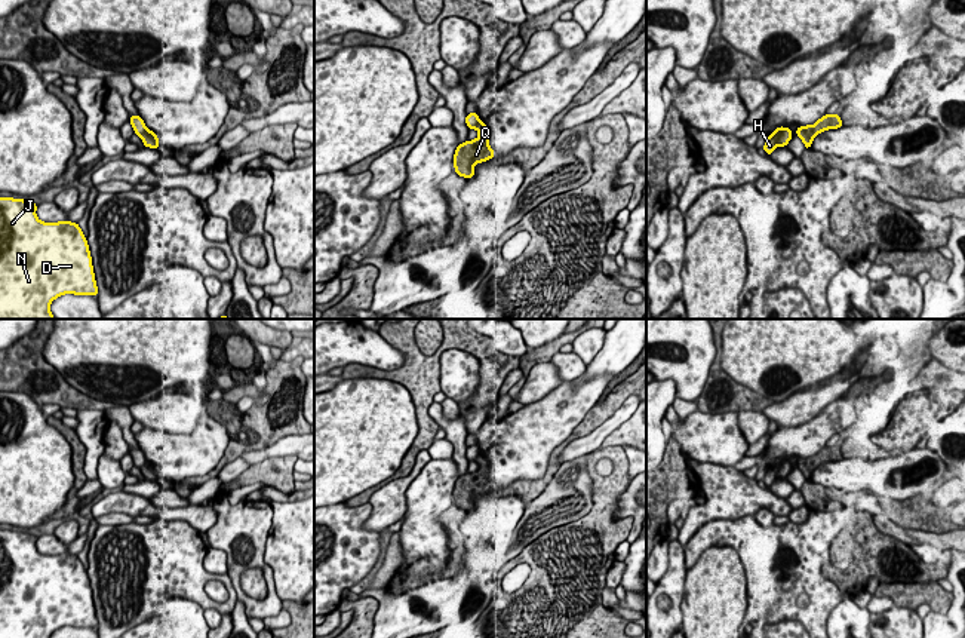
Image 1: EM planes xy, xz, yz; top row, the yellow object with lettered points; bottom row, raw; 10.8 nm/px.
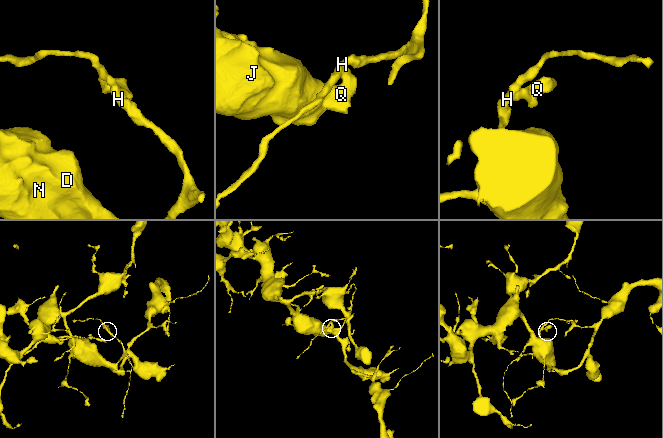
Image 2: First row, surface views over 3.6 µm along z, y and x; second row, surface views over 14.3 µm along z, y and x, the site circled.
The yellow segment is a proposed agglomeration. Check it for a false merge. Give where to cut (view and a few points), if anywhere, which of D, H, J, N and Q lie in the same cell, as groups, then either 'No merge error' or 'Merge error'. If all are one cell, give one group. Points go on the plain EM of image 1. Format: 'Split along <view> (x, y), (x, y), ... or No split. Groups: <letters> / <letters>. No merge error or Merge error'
Split along yz (784, 460), (777, 469), (776, 477). Groups: D H J N / Q. Merge error

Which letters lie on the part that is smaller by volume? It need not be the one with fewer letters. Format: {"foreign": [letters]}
{"foreign": ["Q"]}

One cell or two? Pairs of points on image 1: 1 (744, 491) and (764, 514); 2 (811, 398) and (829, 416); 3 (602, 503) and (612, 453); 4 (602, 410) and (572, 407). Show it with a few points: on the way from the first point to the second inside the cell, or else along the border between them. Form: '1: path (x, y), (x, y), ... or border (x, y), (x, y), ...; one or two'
1: border (774, 514), (761, 508), (753, 515); two
2: border (832, 401), (810, 420), (792, 426); two
3: path (609, 491), (618, 477), (618, 465); one
4: border (598, 401), (569, 435); two

